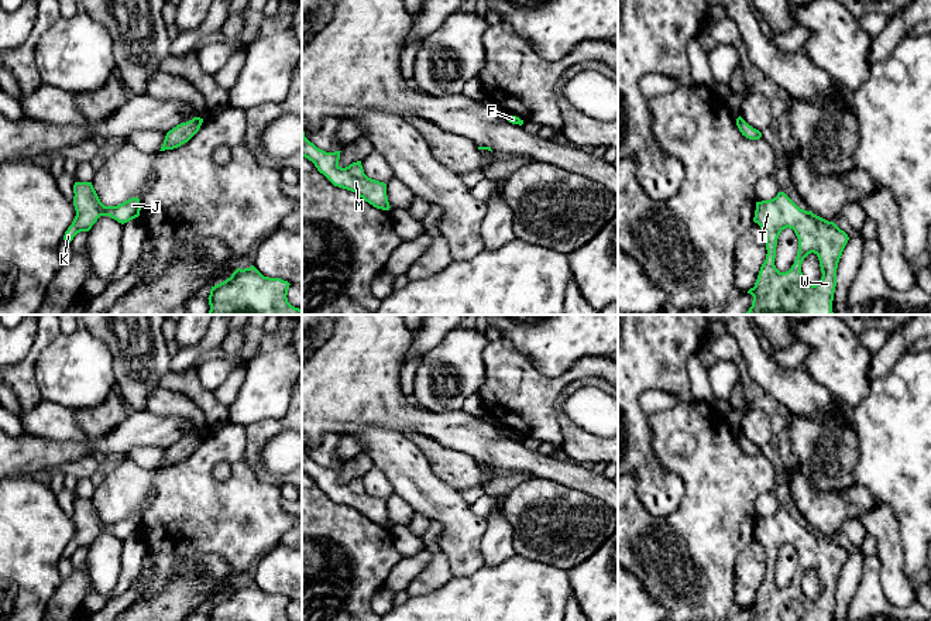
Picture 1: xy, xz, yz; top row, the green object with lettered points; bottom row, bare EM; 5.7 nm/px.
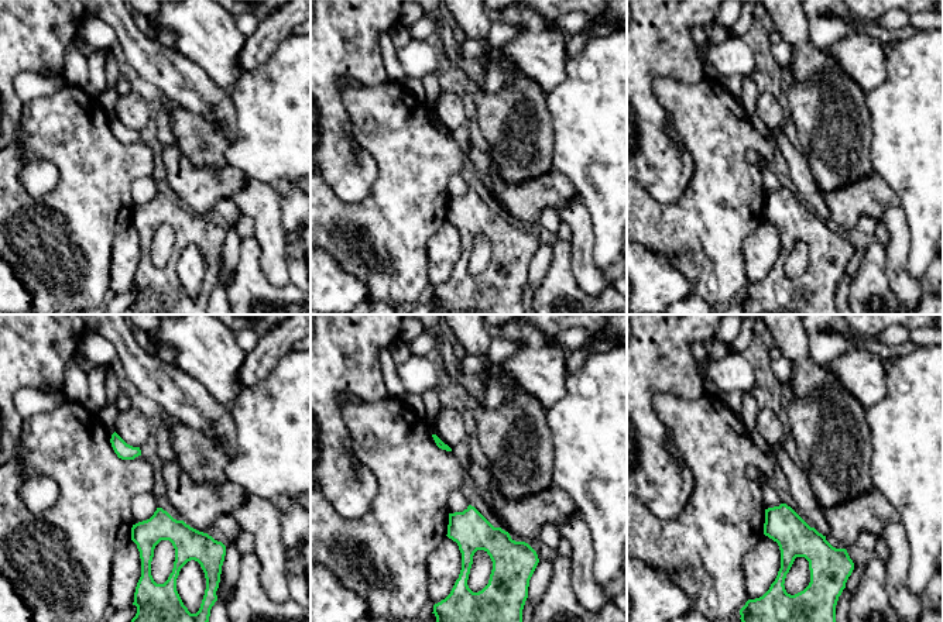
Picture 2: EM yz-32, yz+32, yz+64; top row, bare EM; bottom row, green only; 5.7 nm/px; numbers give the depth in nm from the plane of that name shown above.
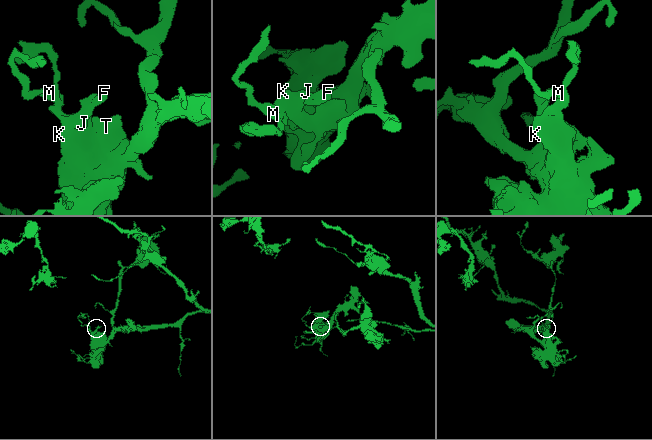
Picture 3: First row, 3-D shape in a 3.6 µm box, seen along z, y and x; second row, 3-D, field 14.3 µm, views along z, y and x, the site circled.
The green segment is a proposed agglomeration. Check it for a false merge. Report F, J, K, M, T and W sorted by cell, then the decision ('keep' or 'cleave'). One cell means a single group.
groups F J K M T W; keep

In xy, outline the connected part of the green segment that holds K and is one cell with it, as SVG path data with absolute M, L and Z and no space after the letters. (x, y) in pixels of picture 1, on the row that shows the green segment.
M75 182L73 193L76 216L63 236L63 240L68 243L78 233L89 231L100 216L110 216L121 224L140 216L141 203L138 198L131 198L117 206L104 206L92 182Z

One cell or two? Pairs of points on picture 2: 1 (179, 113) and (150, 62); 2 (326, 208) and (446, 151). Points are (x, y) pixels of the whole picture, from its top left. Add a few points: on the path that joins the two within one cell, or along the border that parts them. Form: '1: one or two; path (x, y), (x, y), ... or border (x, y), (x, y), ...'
1: two; border (178, 103), (208, 120)
2: one; path (356, 212), (383, 212), (417, 178)

